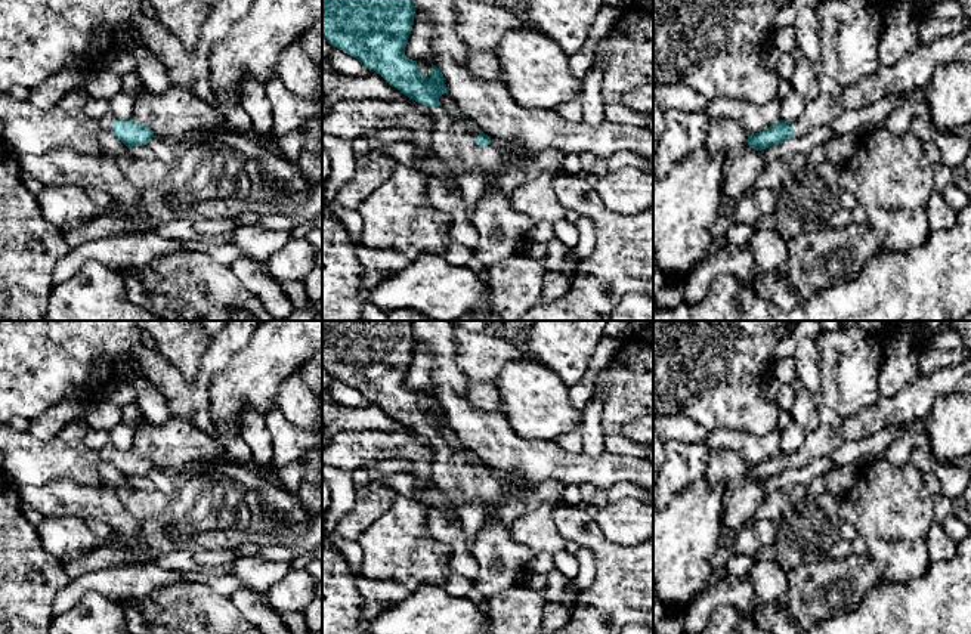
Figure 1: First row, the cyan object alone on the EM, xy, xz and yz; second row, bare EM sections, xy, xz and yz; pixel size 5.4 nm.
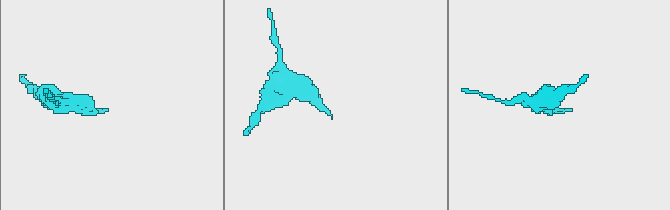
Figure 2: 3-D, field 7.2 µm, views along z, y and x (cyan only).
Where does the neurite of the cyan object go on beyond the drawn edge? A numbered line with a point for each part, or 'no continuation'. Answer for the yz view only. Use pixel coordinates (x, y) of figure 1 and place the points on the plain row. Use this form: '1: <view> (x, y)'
1: yz (914, 402)

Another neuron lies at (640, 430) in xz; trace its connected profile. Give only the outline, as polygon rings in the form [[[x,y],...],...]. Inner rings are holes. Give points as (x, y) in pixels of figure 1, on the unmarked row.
[[[653,414],[624,424],[619,434],[637,445],[653,445]]]

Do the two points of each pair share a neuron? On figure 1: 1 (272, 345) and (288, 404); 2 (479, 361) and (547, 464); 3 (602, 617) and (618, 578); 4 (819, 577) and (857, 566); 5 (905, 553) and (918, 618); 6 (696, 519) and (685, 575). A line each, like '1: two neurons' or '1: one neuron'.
1: two neurons
2: two neurons
3: one neuron
4: one neuron
5: two neurons
6: one neuron

